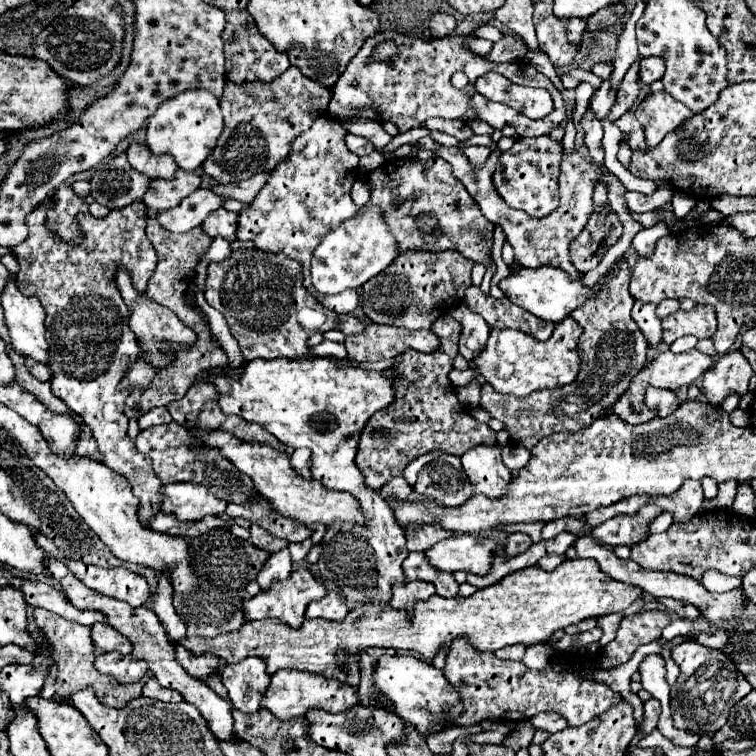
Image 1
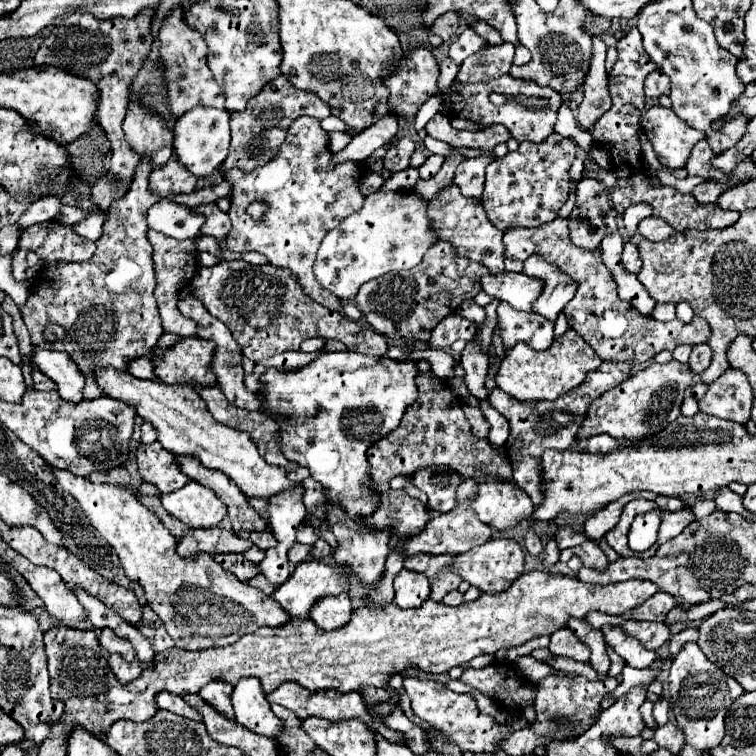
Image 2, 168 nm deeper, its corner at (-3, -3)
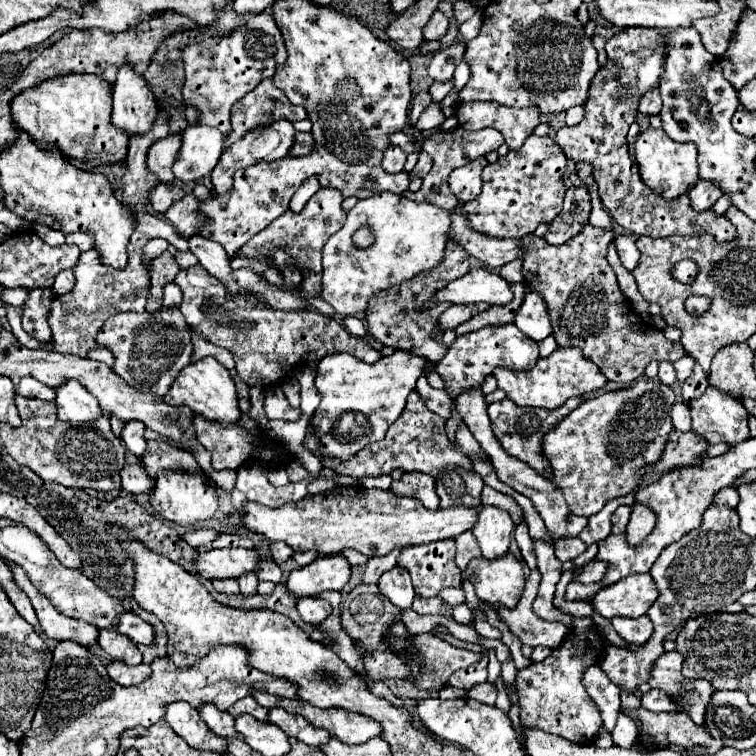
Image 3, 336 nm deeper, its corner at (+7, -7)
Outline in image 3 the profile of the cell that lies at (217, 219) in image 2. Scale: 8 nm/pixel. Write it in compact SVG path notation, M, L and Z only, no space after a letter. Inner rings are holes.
M188 193L188 195L184 195L184 199L180 199L178 203L174 203L166 213L164 213L164 217L176 227L176 231L182 235L182 237L190 237L190 235L194 235L196 231L198 231L198 227L202 225L202 223L206 223L208 219L202 215L202 213L198 213L196 211L198 209L198 199L192 195L192 193Z

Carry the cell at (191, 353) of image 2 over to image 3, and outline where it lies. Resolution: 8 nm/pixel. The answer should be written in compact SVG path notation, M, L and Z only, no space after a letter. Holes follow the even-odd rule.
M206 357L202 361L192 363L190 367L184 367L176 379L176 383L170 387L170 391L164 397L164 403L180 407L186 405L194 415L202 415L204 419L218 423L218 425L230 425L240 419L240 407L238 407L238 395L234 381L224 367L214 357Z

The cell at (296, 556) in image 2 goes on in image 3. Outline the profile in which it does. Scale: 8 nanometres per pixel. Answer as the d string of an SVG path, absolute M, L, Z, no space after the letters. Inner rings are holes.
M270 543L270 553L272 553L272 559L274 563L284 563L288 557L292 557L292 549L288 549L286 543Z

